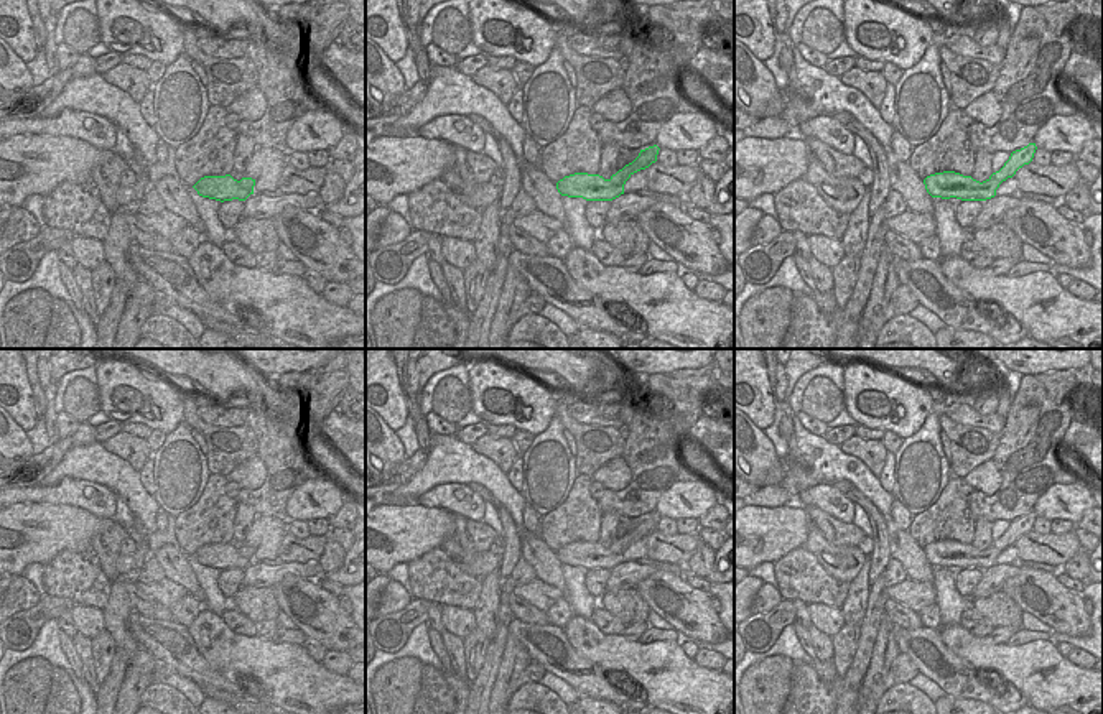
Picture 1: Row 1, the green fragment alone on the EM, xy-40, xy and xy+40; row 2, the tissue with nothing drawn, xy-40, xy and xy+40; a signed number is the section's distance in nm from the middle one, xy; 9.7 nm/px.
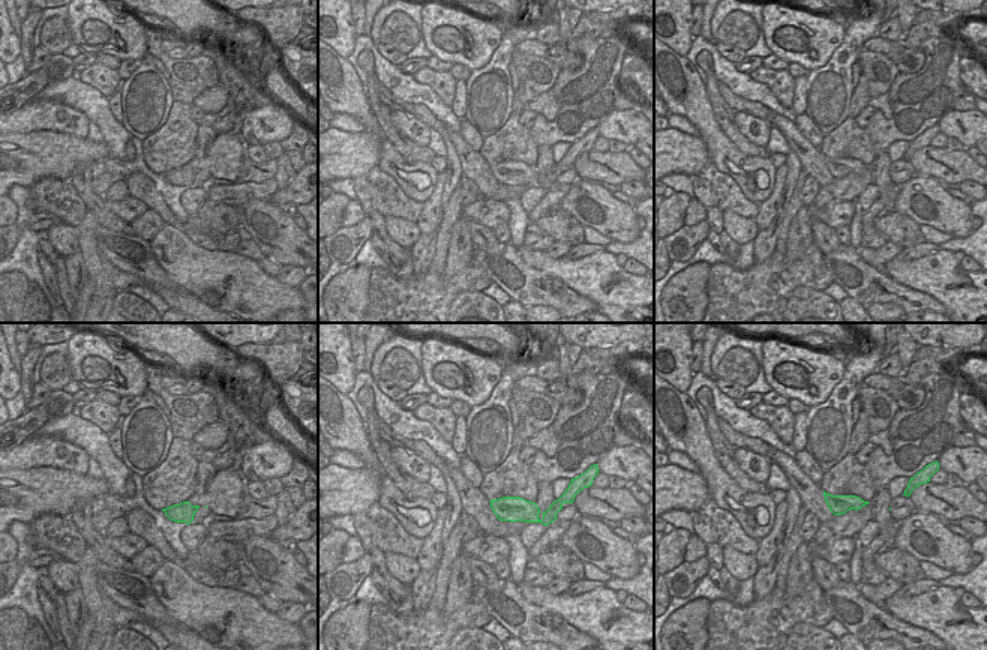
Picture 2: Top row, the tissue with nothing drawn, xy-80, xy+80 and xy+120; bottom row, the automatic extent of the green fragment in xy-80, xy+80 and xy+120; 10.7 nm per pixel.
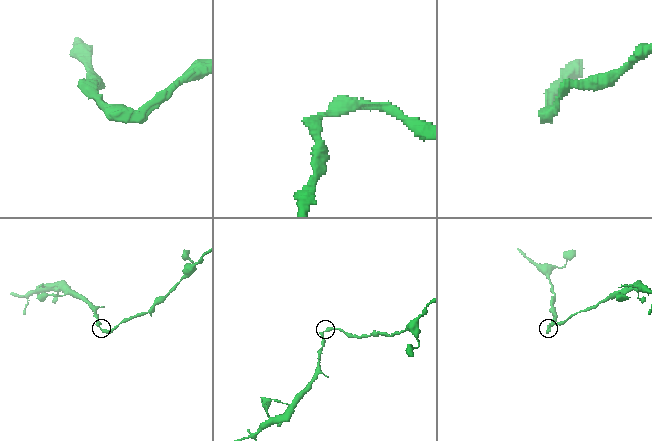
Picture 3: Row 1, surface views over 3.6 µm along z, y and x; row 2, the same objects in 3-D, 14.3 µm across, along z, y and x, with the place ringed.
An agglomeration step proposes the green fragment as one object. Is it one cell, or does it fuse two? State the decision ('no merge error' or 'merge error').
merge error

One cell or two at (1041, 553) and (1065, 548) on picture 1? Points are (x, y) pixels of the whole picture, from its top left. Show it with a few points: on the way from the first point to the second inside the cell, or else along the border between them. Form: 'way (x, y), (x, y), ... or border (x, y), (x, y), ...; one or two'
way (1049, 553), (1059, 558), (1064, 556); one

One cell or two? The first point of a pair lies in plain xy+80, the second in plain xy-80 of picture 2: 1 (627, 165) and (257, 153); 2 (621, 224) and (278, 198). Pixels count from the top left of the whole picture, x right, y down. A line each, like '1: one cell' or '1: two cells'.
1: two cells
2: two cells

